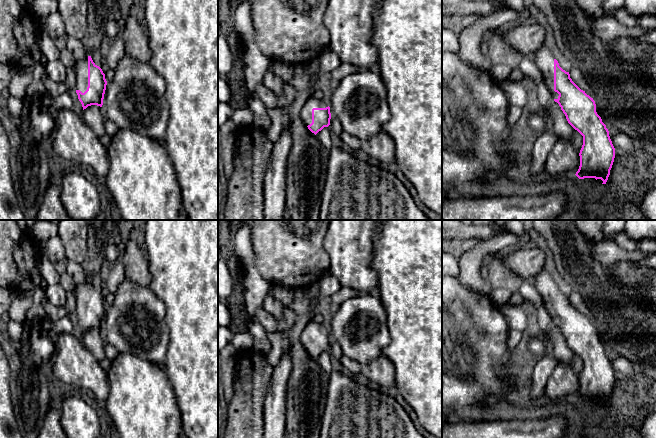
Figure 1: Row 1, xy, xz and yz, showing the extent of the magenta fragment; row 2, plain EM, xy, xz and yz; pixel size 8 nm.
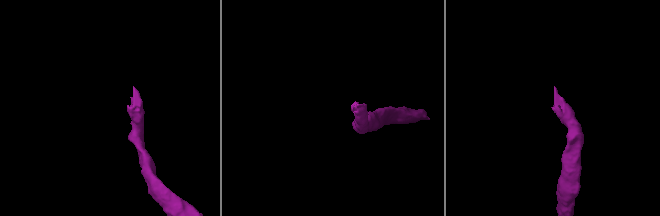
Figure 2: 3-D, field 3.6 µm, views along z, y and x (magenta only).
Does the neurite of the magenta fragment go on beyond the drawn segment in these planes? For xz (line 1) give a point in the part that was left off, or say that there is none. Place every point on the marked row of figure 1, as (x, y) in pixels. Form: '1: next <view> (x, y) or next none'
1: next xz (306, 112)

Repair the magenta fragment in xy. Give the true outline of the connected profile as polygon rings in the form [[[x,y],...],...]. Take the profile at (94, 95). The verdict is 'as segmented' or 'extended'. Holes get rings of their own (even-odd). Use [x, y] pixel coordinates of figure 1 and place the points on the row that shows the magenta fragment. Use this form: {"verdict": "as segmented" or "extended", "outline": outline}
{"verdict": "extended", "outline": [[[91,56],[77,61],[74,68],[77,75],[76,93],[83,110],[91,105],[102,107],[107,85],[102,69],[93,62]]]}

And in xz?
{"verdict": "extended", "outline": [[[312,96],[301,109],[301,119],[315,135],[324,127],[328,127],[331,119],[328,100]]]}

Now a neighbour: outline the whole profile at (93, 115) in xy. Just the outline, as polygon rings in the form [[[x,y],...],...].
[[[97,105],[88,106],[83,110],[83,119],[86,124],[93,130],[93,132],[100,138],[105,132],[105,117],[103,108]]]

